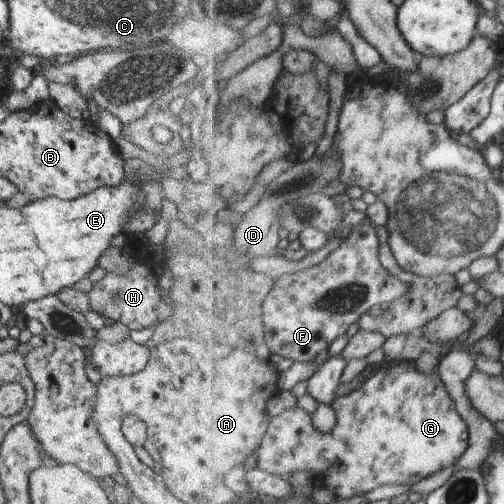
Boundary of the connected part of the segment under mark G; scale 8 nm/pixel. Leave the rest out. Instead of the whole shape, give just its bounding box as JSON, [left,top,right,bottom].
[253,362,470,499]

